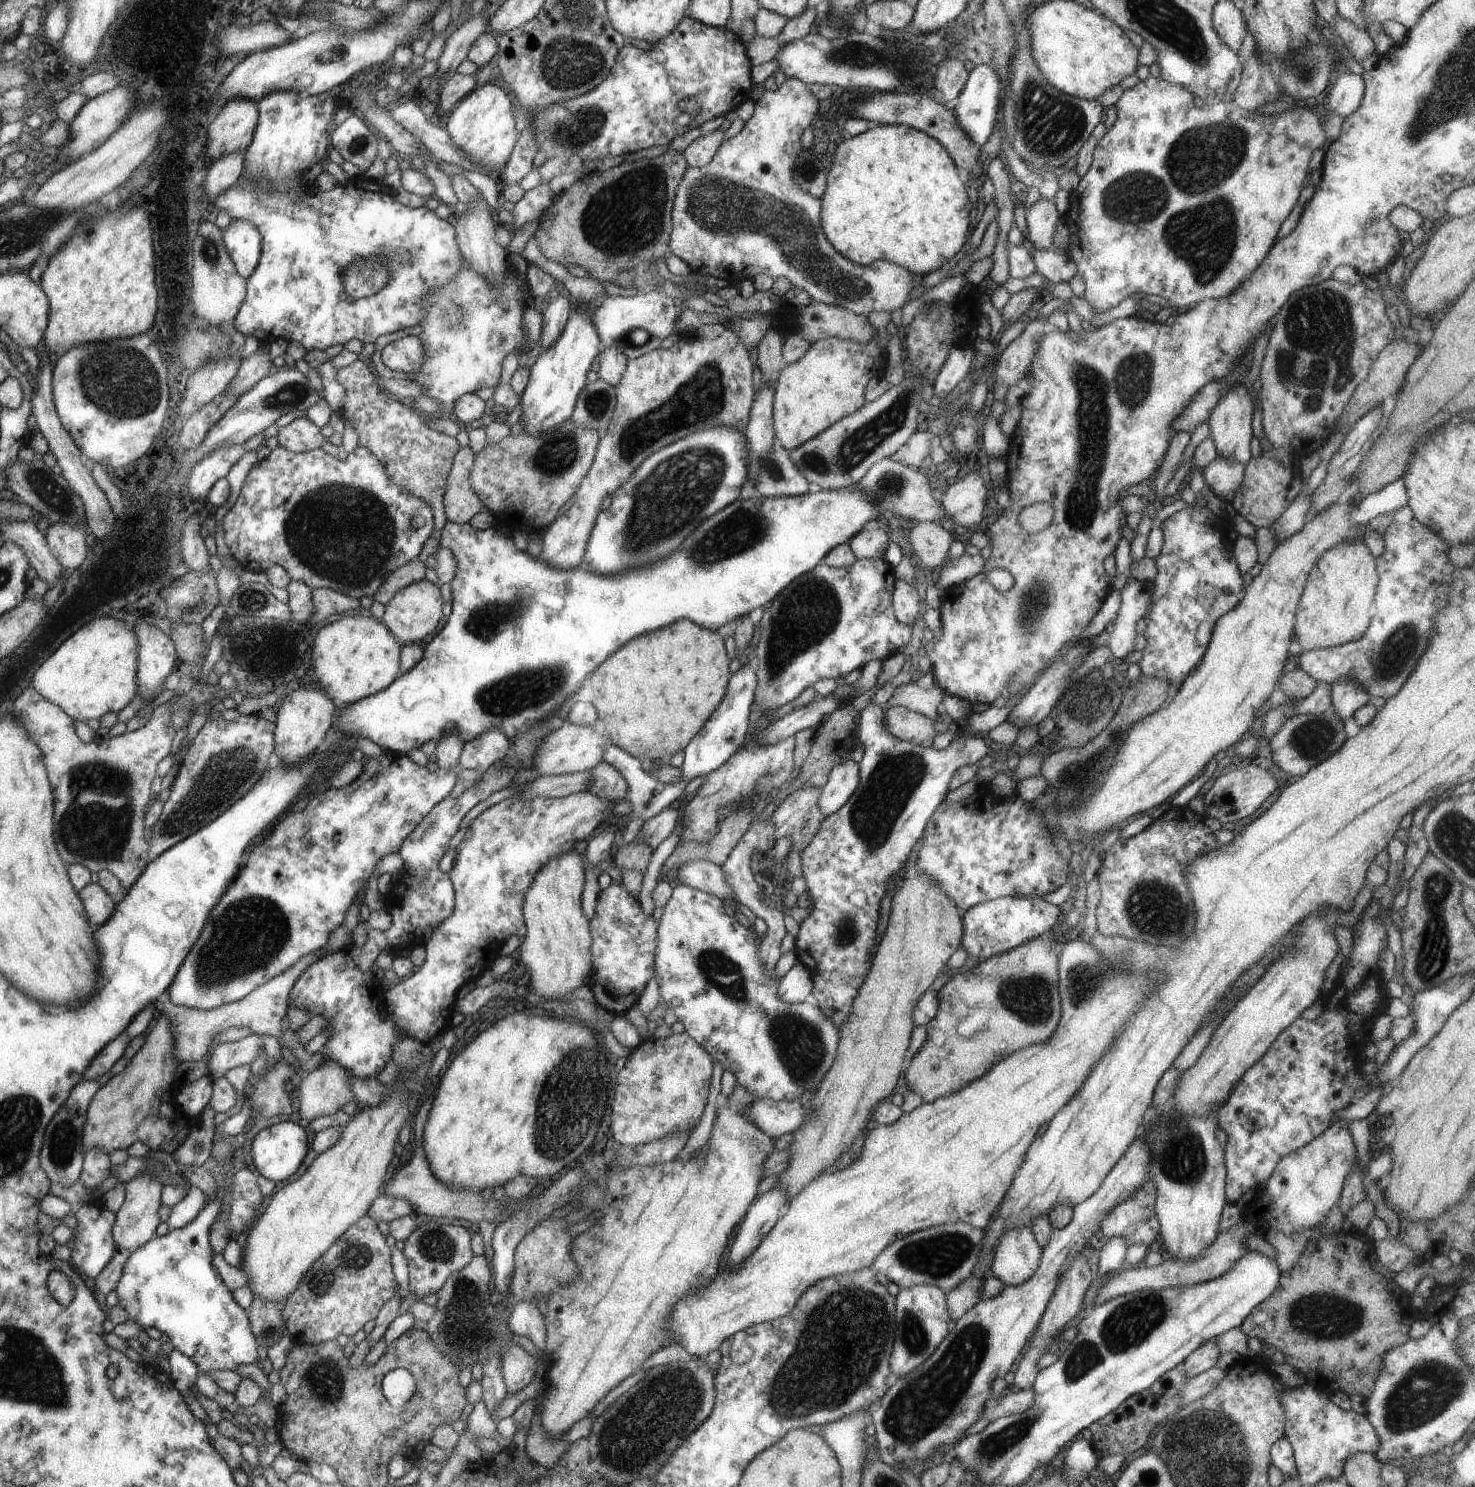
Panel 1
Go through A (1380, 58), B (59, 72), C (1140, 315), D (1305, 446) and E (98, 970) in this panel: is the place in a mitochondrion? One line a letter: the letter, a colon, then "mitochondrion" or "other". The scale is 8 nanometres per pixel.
A: other
B: other
C: other
D: other
E: other

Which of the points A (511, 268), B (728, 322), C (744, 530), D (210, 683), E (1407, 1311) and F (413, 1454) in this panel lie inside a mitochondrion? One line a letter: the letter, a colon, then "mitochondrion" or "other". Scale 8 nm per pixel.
A: other
B: other
C: mitochondrion
D: other
E: other
F: other

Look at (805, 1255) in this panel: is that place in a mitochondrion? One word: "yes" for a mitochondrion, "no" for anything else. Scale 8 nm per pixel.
no

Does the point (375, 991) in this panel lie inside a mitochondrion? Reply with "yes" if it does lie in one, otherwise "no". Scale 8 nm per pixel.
no

